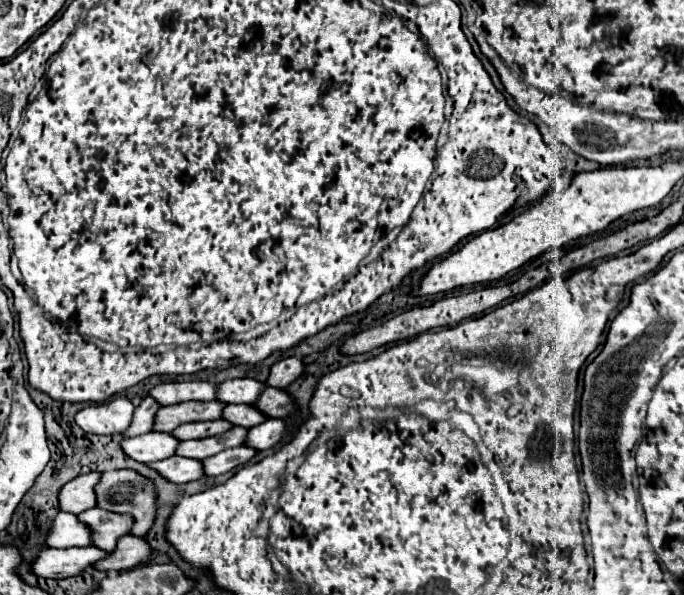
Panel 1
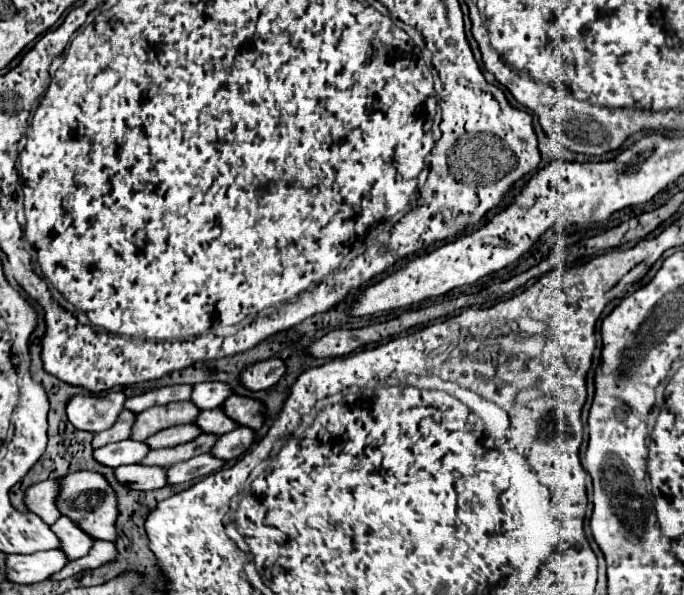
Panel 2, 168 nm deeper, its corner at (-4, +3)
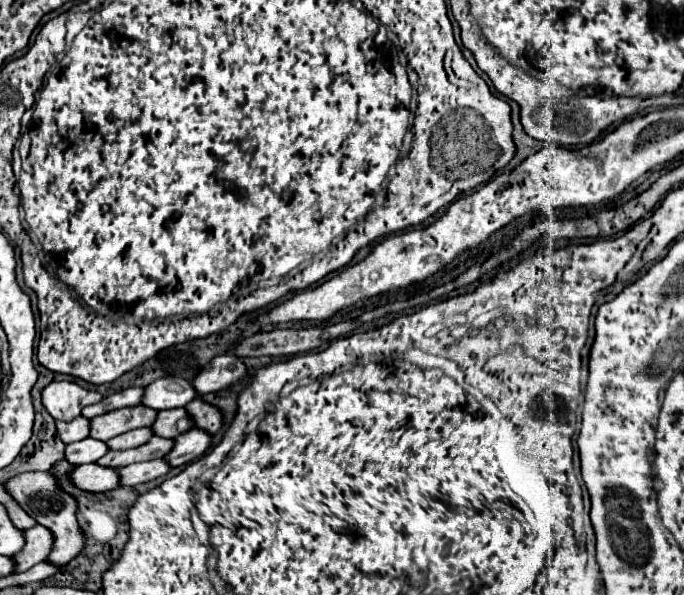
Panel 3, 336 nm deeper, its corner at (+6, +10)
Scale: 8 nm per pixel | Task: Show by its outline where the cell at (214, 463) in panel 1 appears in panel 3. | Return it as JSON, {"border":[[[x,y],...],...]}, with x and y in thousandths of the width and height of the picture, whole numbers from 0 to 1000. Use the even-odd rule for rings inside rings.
{"border":[[[222,773],[222,776],[202,776],[190,783],[170,787],[175,797],[175,817],[202,817],[216,807],[228,807],[234,800],[243,800],[251,787],[240,773]]]}

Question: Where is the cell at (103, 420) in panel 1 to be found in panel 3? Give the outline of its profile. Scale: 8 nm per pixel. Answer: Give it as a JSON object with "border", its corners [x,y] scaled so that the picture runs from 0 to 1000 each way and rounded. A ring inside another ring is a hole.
{"border":[[[76,642],[61,655],[61,679],[79,706],[105,706],[129,679],[149,672],[149,662],[140,655],[126,655],[111,642]]]}

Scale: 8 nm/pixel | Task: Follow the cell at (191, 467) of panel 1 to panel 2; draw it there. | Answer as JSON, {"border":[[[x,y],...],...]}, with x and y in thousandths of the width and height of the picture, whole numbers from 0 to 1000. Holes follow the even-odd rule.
{"border":[[[199,778],[199,782],[178,782],[167,795],[173,808],[202,825],[222,825],[243,815],[243,785]]]}

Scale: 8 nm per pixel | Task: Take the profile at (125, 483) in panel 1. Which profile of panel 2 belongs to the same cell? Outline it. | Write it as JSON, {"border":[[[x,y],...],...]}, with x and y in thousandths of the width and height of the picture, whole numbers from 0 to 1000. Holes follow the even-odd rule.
{"border":[[[114,792],[114,795],[102,795],[91,802],[88,808],[91,808],[91,825],[88,825],[91,835],[85,842],[88,842],[91,866],[105,869],[137,906],[167,909],[167,903],[173,903],[170,896],[173,832],[164,822],[164,815],[155,808],[155,802],[135,792]]]}

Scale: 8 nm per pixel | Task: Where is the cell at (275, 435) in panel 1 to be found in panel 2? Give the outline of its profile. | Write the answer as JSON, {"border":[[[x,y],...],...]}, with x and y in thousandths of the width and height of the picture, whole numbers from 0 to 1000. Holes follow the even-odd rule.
{"border":[[[348,718],[336,728],[322,731],[322,738],[316,741],[316,748],[310,751],[307,761],[333,775],[333,771],[345,771],[345,768],[357,765],[371,745],[374,745],[374,724]]]}

